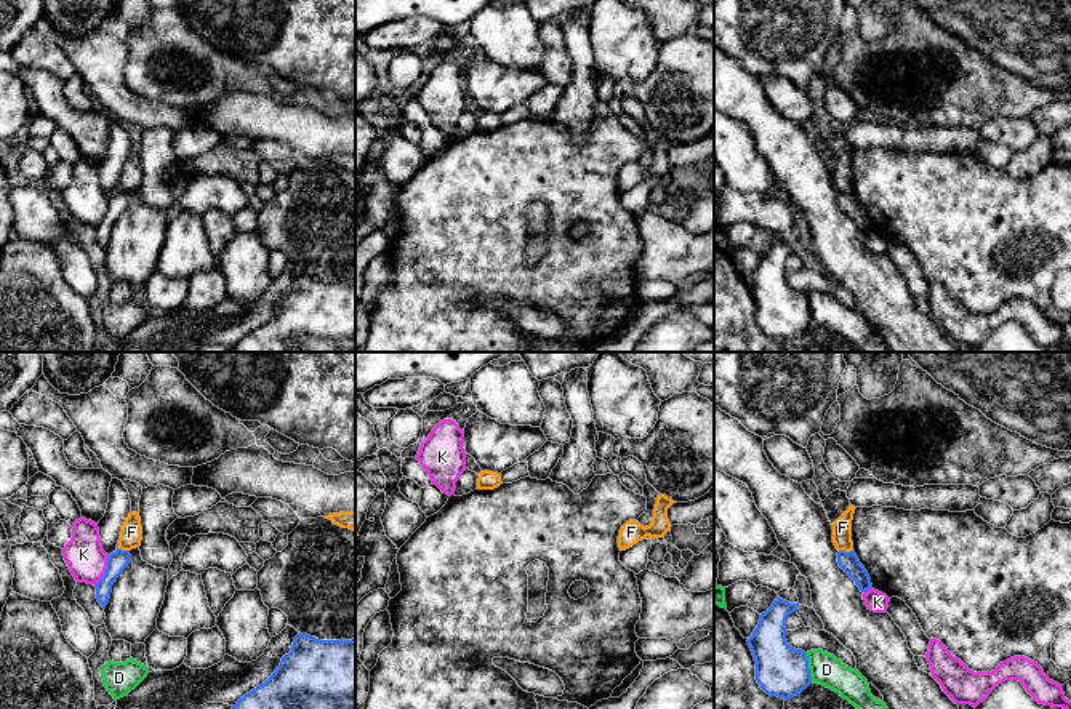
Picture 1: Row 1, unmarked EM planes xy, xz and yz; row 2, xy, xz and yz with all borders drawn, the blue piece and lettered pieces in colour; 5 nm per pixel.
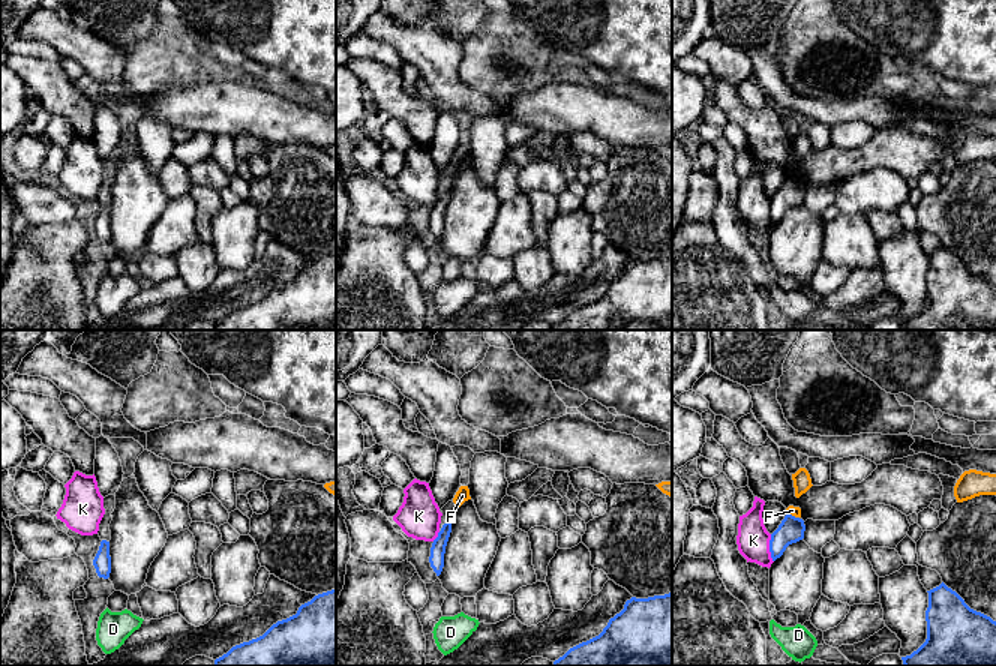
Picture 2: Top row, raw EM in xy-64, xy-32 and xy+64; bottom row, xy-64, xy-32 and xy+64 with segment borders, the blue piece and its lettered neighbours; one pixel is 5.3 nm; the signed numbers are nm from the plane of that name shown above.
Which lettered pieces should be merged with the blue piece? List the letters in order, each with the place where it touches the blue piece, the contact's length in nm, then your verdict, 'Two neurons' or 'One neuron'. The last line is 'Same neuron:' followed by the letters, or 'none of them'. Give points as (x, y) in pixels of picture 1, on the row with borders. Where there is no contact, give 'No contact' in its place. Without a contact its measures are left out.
D: Touches blue at yz (809, 668). Shared border 160 nm. Two neurons
F: Touches blue at yz (844, 551). Shared border 70 nm. Two neurons
K: Touches blue at xy (106, 572). Shared border 180 nm. Two neurons
Same neuron: none of them

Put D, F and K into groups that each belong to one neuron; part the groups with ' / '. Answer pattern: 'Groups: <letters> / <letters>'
Groups: D / F / K

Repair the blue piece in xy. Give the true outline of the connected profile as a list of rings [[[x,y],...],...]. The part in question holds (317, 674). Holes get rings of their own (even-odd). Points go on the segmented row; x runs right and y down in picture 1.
[[[298,634],[275,672],[232,709],[355,709],[355,639],[319,640]]]

